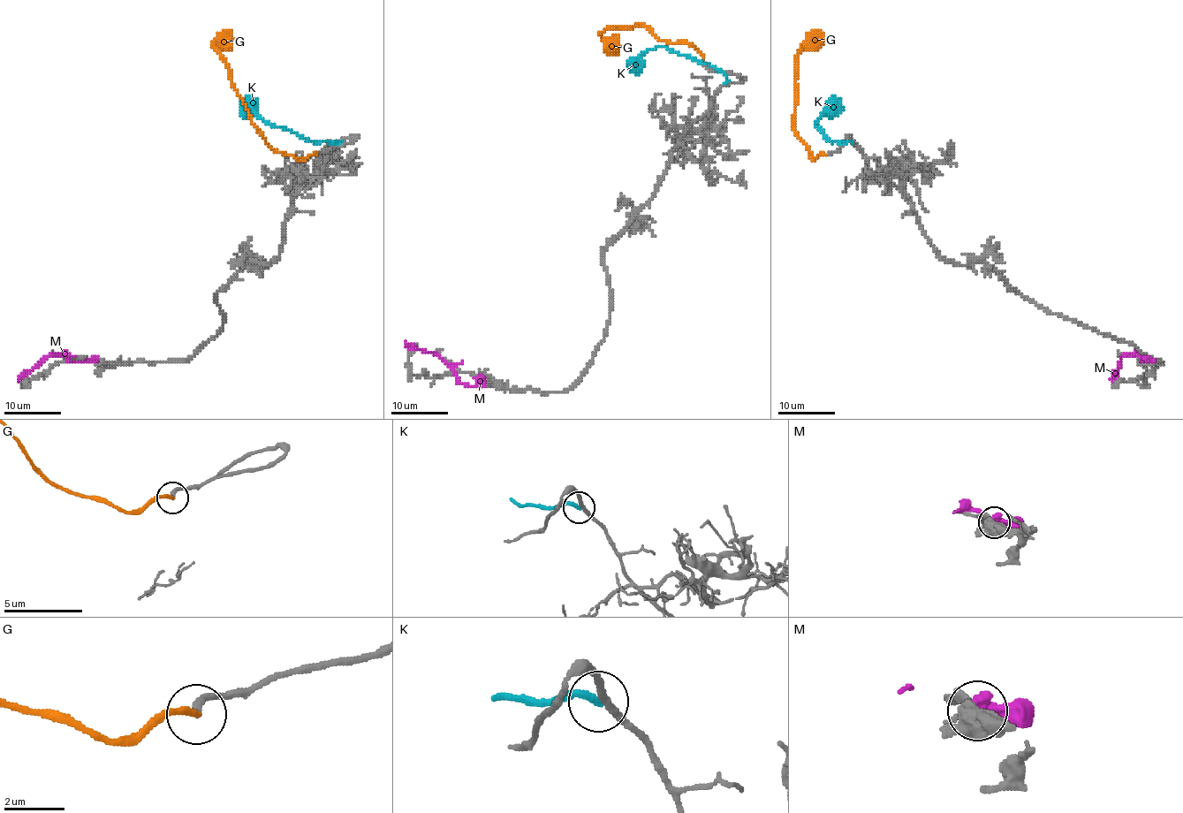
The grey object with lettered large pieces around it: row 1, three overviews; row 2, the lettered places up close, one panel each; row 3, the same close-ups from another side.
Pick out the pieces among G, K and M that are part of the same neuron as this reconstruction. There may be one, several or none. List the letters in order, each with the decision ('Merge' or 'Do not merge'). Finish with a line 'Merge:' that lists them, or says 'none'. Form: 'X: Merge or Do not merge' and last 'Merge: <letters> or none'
G: Merge
K: Do not merge
M: Do not merge
Merge: G

